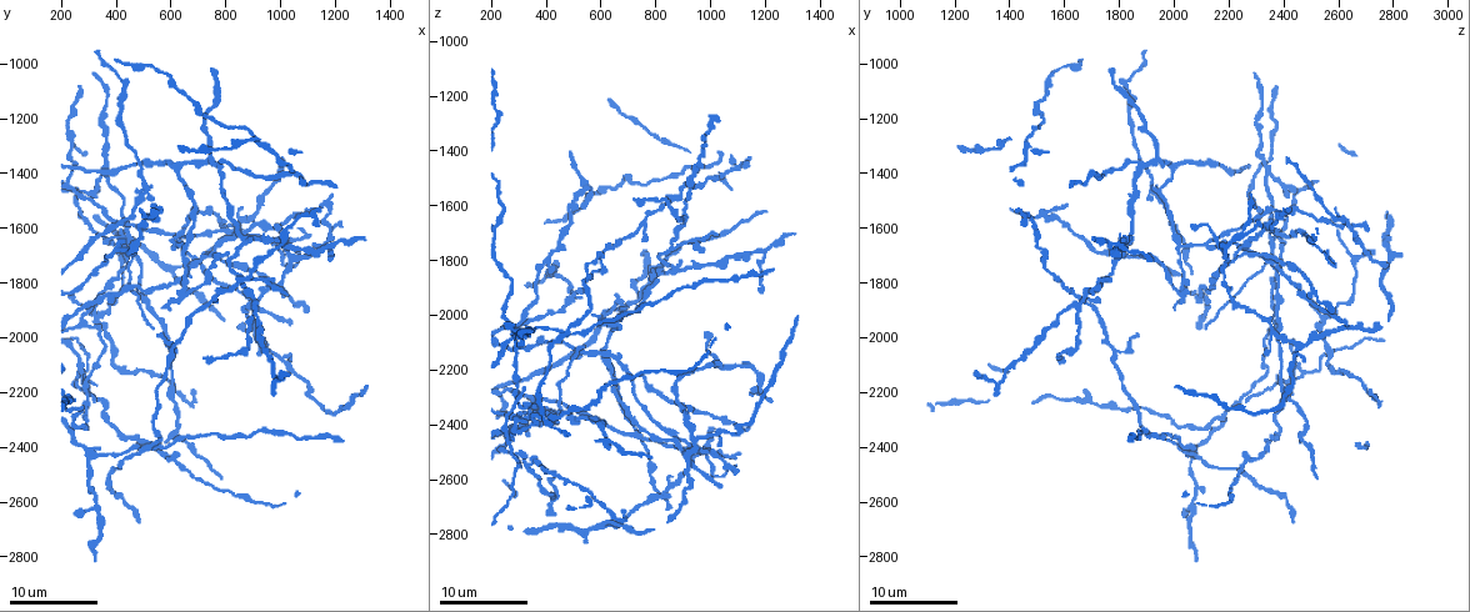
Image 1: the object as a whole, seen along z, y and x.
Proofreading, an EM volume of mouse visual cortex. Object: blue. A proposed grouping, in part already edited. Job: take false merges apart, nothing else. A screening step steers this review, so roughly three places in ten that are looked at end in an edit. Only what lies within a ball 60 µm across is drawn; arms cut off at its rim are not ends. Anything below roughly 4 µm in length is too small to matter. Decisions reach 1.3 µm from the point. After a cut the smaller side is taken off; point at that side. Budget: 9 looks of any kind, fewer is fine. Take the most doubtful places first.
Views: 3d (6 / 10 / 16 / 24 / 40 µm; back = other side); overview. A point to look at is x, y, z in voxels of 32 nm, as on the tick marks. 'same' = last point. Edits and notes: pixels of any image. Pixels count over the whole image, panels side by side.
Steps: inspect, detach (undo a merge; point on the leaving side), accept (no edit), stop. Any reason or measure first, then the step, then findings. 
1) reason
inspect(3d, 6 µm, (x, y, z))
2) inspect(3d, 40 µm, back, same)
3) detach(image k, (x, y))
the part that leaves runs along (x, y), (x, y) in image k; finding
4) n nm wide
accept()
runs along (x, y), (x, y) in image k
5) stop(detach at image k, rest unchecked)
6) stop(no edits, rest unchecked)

four or more arms meet
inspect(3d, 10 µm, (270, 2110, 2470))

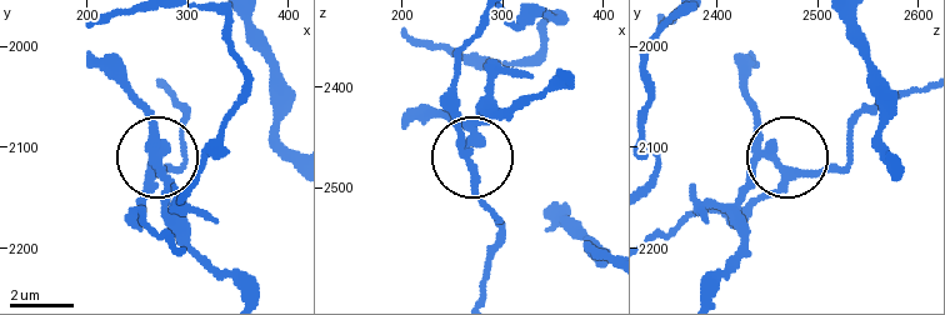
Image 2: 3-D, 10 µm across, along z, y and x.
detach(image 2, (145, 195))
the part that leaves runs along (764, 149), (809, 173), (834, 170), (858, 116), (923, 93) in image 2; two neurons meet here

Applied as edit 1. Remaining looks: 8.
inspect(overview)

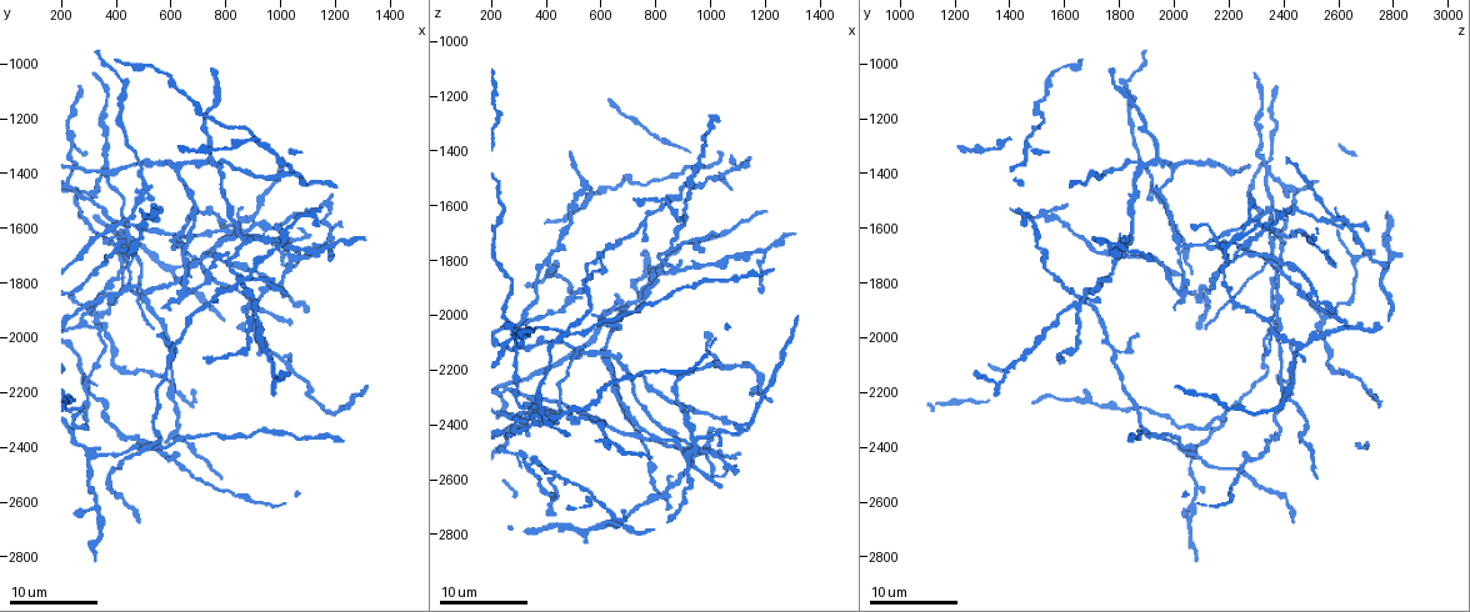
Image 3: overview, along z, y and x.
four or more arms meet
inspect(3d, 6 µm, (650, 1850, 2030))

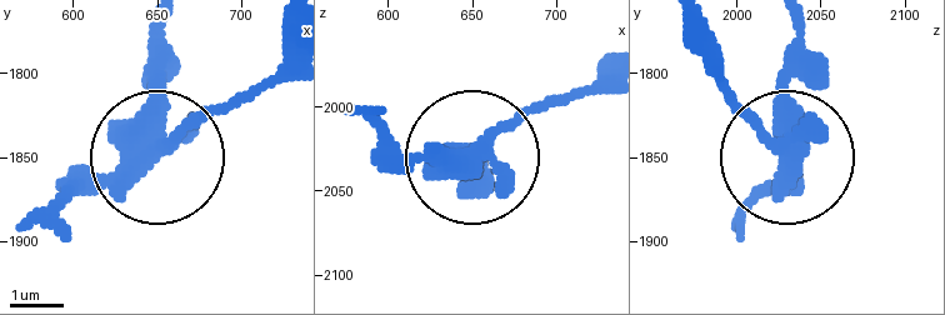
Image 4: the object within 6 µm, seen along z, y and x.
detach(image 4, (70, 188))
the part that leaves runs along (151, 159), (268, 83), (281, 29) in image 4; two neurons meet here

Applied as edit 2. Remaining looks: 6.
looks like a crossing
inspect(3d, 16 µm, (450, 2410, 2060))

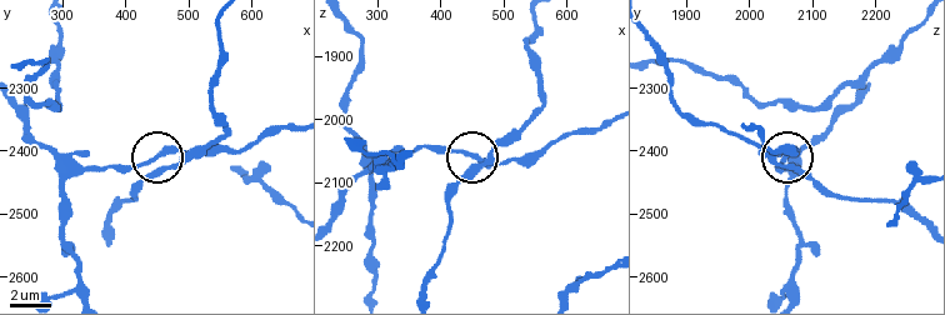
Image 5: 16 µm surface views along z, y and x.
inspect(3d, 16 µm, back, (450, 2410, 2055))

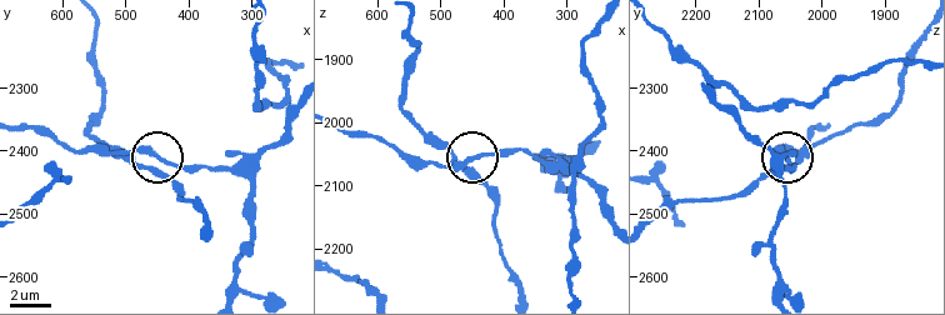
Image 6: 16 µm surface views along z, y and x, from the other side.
4 arms
accept()
continuous, no second neuron

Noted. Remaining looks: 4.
thick turns thin
inspect(3d, 10 µm, (290, 2200, 2250))

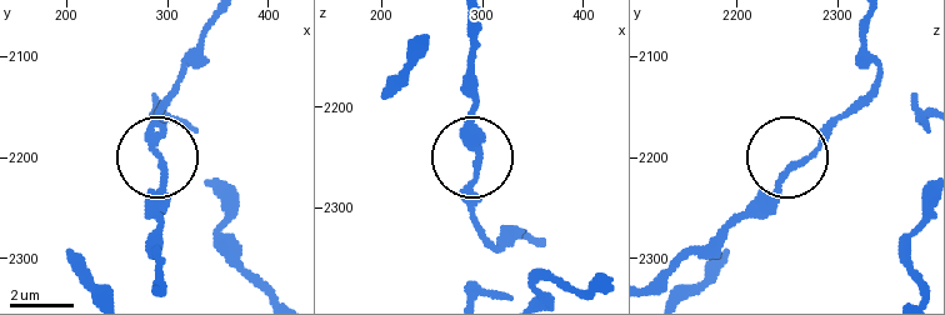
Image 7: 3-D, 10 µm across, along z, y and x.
zoom in
inspect(3d, 6 µm, (294, 2214, 2254))

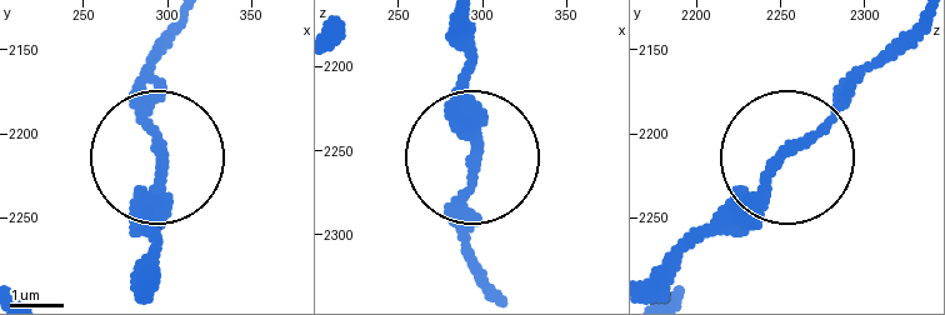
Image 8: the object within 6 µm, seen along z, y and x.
accept()
runs along (918, 23), (680, 260) in image 8; one neuron here

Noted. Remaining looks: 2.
stop(detach at image 2, detach at image 4, rest unchecked)

